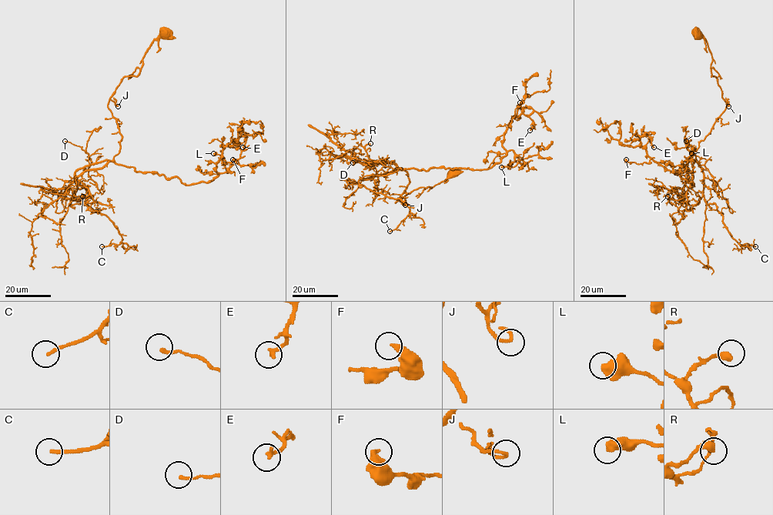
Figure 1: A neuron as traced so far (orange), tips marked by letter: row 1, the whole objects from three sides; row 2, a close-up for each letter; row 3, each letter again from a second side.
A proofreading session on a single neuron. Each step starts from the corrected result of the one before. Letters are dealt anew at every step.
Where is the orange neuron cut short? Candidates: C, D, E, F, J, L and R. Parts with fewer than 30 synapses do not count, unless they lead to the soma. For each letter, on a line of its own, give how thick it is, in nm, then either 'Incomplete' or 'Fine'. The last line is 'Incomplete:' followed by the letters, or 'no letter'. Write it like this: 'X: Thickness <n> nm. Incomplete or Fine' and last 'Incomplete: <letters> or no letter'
C: Thickness 180 nm. Fine
D: Thickness 160 nm. Fine
E: Thickness 220 nm. Fine
F: Thickness 280 nm. Fine
J: Thickness 200 nm. Fine
L: Thickness 600 nm. Fine
R: Thickness 400 nm. Fine
Incomplete: no letter

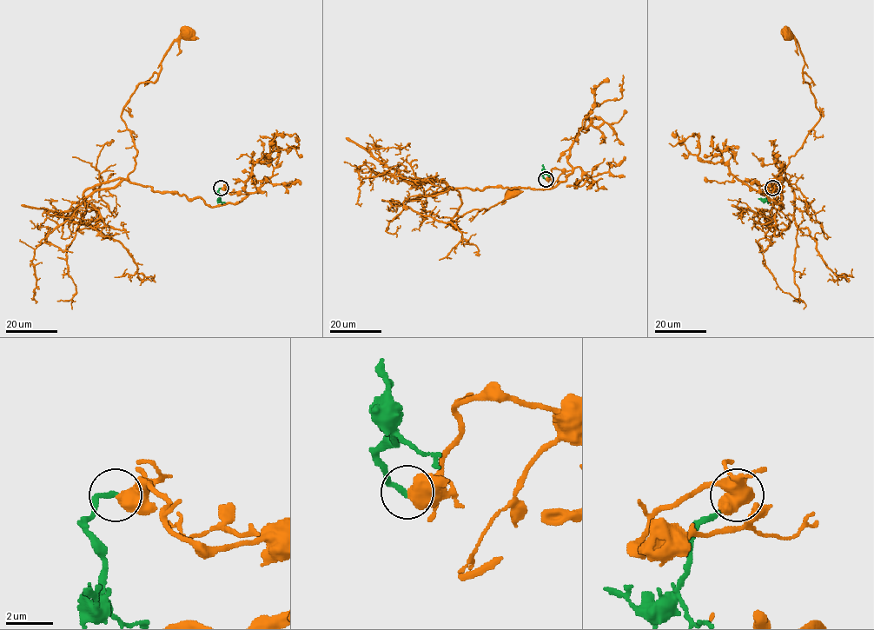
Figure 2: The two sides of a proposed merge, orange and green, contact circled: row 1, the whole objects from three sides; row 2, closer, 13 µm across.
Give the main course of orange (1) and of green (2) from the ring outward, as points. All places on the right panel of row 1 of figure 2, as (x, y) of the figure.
1: (772, 188), (763, 194), (783, 206), (781, 175), (820, 116), (811, 86), (803, 82), (799, 44), (788, 32)
2: (772, 188), (765, 198), (758, 198)

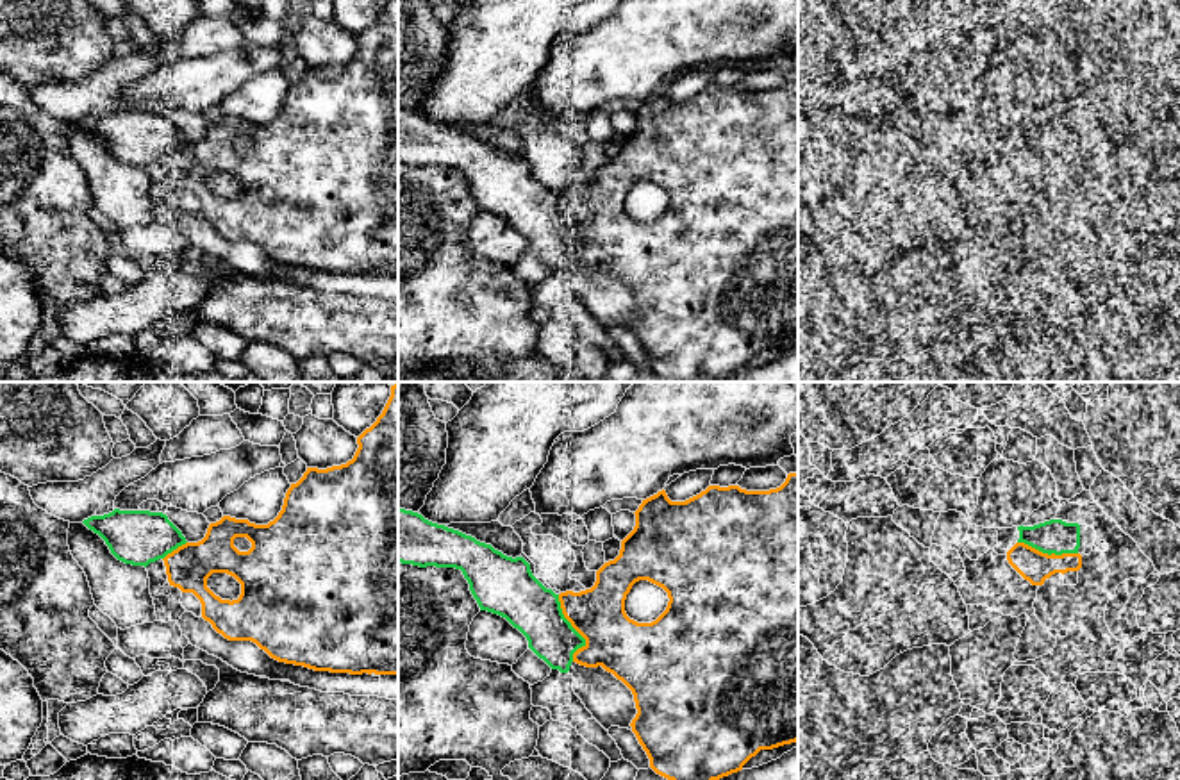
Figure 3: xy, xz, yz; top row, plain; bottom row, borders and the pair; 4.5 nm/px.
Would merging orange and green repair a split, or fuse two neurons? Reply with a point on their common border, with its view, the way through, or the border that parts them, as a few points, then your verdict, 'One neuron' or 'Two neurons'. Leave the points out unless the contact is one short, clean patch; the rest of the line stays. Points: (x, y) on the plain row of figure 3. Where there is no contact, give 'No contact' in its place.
Touches orange at xz (573, 227). Two neurons

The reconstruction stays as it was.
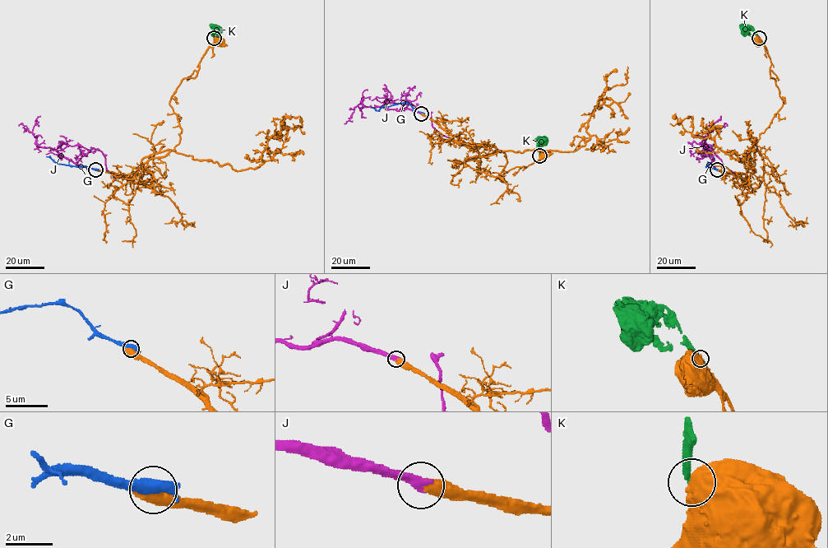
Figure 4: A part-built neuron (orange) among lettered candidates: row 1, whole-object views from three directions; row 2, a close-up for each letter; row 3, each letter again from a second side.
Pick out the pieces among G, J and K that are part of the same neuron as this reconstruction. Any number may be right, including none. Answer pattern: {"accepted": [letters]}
{"accepted": ["J"]}

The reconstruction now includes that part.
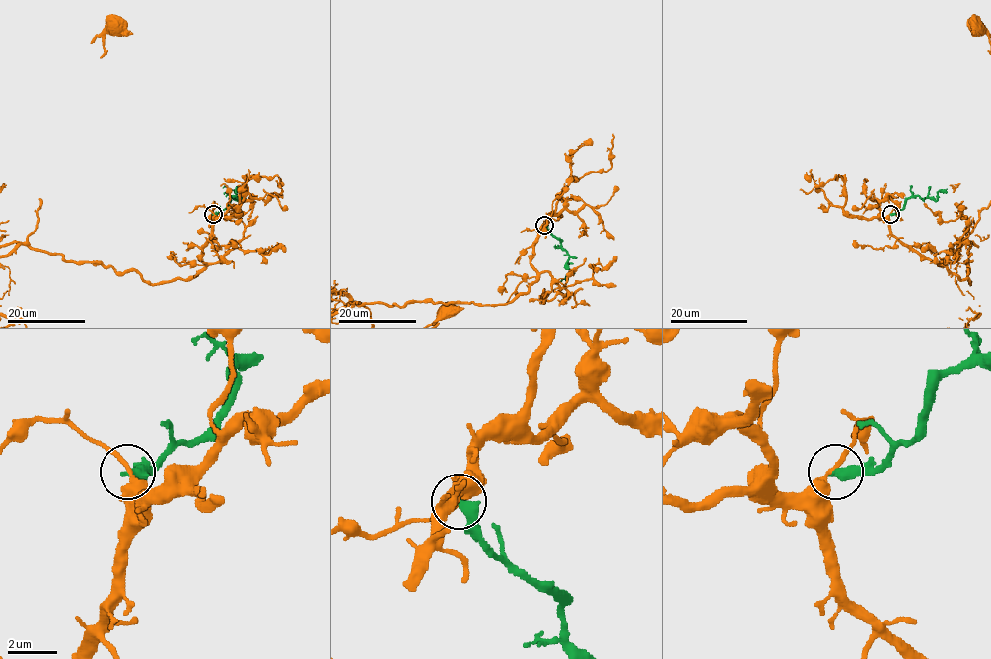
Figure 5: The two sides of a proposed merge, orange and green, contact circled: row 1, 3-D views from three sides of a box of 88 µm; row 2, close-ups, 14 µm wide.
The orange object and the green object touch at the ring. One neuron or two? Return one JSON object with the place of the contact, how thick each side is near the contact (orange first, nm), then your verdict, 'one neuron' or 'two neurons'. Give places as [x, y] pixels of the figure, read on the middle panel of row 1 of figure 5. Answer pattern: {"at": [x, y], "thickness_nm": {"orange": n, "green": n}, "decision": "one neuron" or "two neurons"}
{"at": [544, 225], "thickness_nm": {"orange": 170, "green": 480}, "decision": "two neurons"}

